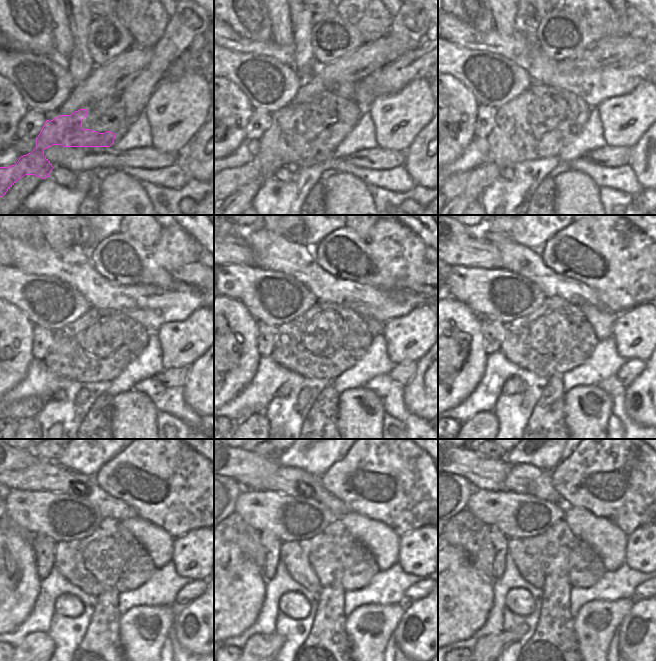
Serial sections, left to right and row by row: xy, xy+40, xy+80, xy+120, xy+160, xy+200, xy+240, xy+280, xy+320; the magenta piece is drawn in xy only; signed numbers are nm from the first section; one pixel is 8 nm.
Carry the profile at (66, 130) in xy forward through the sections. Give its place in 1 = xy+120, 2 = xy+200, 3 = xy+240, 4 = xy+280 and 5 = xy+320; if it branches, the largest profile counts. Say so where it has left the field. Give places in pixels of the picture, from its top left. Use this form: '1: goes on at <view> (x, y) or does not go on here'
1: goes on at xy+120 (68, 360)
2: goes on at xy+200 (522, 354)
3: goes on at xy+240 (75, 570)
4: goes on at xy+280 (301, 570)
5: goes on at xy+320 (531, 570)

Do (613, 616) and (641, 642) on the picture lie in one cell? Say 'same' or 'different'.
different

